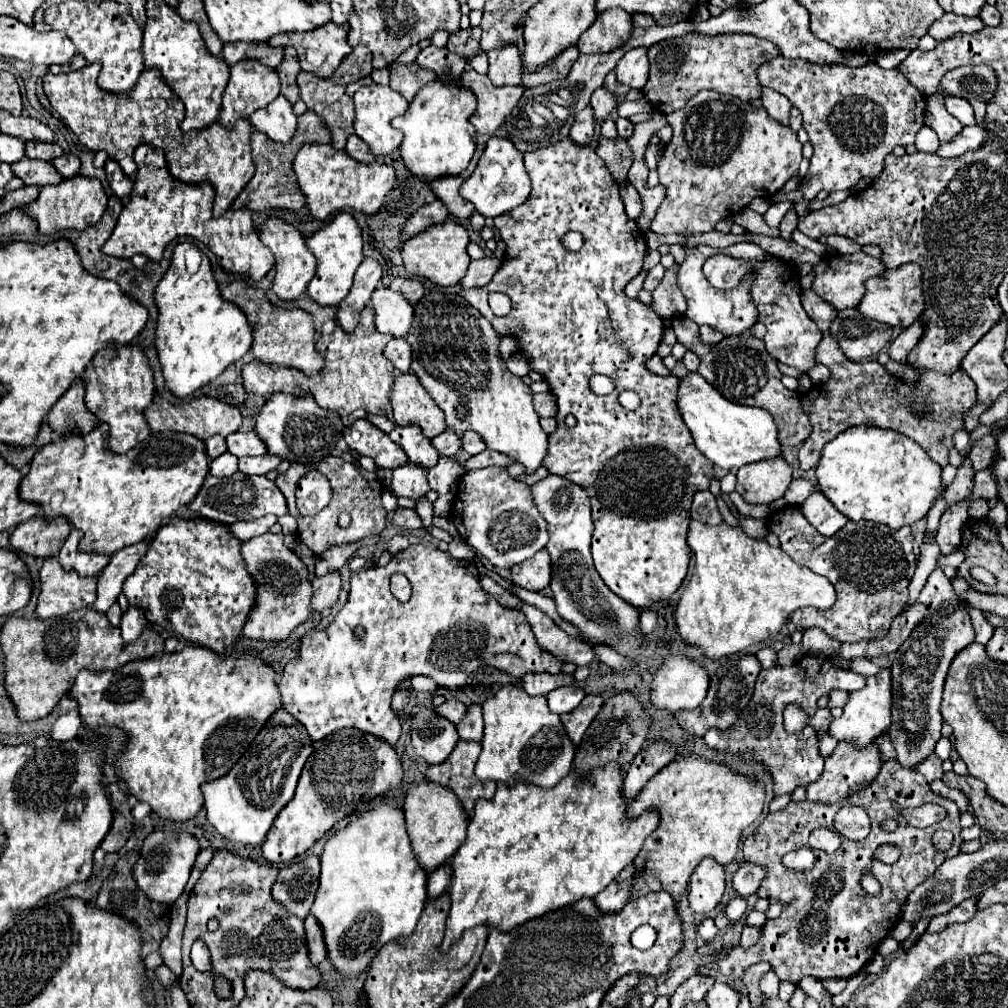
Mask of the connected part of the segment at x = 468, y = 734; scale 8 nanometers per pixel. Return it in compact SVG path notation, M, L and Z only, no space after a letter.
M471 705L465 713L465 719L457 725L459 737L467 741L481 741L483 737L483 717L481 717L481 705Z

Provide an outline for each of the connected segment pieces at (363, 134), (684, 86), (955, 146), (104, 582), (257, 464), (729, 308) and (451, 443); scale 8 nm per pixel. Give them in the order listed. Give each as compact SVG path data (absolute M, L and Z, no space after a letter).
M369 85L369 87L359 87L357 93L353 95L353 101L355 101L355 133L369 145L371 153L375 153L375 157L385 157L387 153L391 153L393 149L397 149L401 145L401 139L403 139L403 133L399 133L391 121L397 117L397 115L403 115L409 107L407 99L401 97L399 93L395 93L389 85Z
M683 35L677 39L665 39L649 47L649 81L643 87L643 95L651 101L655 111L663 115L681 109L691 95L701 89L715 89L725 95L739 97L743 101L751 101L761 97L761 85L757 81L757 67L775 57L777 47L771 41L763 41L761 37L751 35Z
M969 125L969 127L963 127L961 133L957 137L953 137L951 141L947 141L947 145L939 145L939 149L935 151L935 155L939 155L941 159L951 159L951 157L959 157L967 151L973 151L973 149L979 149L989 137L989 133L979 127L979 125Z
M153 537L141 541L139 545L129 545L127 549L121 549L119 553L113 553L111 555L109 565L99 575L97 599L93 603L93 609L105 613L117 601L117 595L121 593L123 581L135 571L135 567L143 559L143 555L147 553L147 547L149 547L151 539Z
M265 453L263 457L243 457L239 459L239 471L245 475L265 475L271 469L277 469L281 457Z
M735 243L727 249L715 249L715 247L707 247L707 245L699 245L699 247L683 247L687 257L685 261L681 263L679 267L679 273L677 273L677 285L681 289L681 293L685 295L687 299L687 317L691 321L695 321L697 325L711 325L715 329L719 329L723 335L739 335L747 329L751 329L751 325L757 321L757 307L751 299L751 281L755 279L755 273L747 273L741 283L733 289L715 289L707 283L701 267L705 263L707 257L711 255L717 255L717 253L723 253L723 255L731 255L731 257L741 257L741 259L757 259L757 261L763 261L765 257L765 251L755 245L755 243Z
M447 429L447 431L443 431L441 435L433 437L433 445L435 445L435 449L439 451L439 455L451 457L451 455L455 455L455 453L461 449L461 437L459 437L455 431Z

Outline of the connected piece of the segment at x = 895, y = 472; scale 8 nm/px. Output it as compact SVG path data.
M851 427L823 447L817 465L819 489L849 521L875 521L901 529L923 519L939 499L941 467L911 439L879 427Z

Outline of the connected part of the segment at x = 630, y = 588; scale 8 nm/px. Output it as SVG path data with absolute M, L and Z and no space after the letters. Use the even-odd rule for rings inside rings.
M565 137L563 141L555 143L555 145L547 145L543 149L537 149L537 151L531 151L531 153L525 153L525 169L531 177L531 183L533 183L533 189L531 189L531 195L529 199L519 205L517 209L513 211L507 211L499 217L495 217L495 229L499 231L501 239L507 243L507 251L505 251L505 257L503 257L503 265L501 269L493 275L493 279L485 285L485 287L473 287L473 289L467 289L467 291L461 291L461 295L475 307L479 309L489 321L491 325L495 327L495 331L505 337L505 335L513 335L517 341L519 341L519 347L521 351L525 351L529 357L531 357L531 365L537 373L543 373L545 375L545 381L551 385L551 391L557 395L557 431L549 435L549 449L547 449L547 455L543 459L543 465L553 473L553 475L559 475L559 477L565 477L577 485L581 485L585 489L585 493L589 495L591 499L591 509L593 509L593 521L595 521L595 531L593 531L593 541L591 541L591 553L593 553L593 563L595 563L595 569L599 573L599 577L603 579L603 583L615 593L619 595L623 601L627 601L629 605L633 607L651 607L659 601L667 601L681 585L681 581L685 579L687 575L687 567L689 567L689 557L691 557L691 549L687 545L687 529L689 529L689 507L691 507L691 497L695 491L701 491L701 489L709 489L709 481L713 479L713 465L711 461L707 461L707 457L703 457L703 453L699 453L699 449L695 449L695 445L691 445L691 433L687 433L687 427L683 425L679 413L677 413L677 407L675 407L675 397L677 397L677 385L679 385L679 379L677 377L659 377L659 375L653 375L647 371L645 367L645 361L655 355L659 343L661 343L661 337L663 337L663 319L659 315L655 315L647 305L643 305L639 299L627 299L623 295L623 287L641 271L643 267L643 259L645 259L645 253L647 253L647 241L645 241L645 233L639 231L637 223L631 221L627 215L625 215L625 207L623 207L623 201L619 197L619 185L615 183L615 179L611 177L609 169L605 167L603 159L597 157L595 149L593 147L579 147L575 145L569 137ZM567 231L579 231L583 233L585 237L585 245L581 251L577 253L571 253L571 251L565 251L563 245L561 245L561 237L567 233ZM491 291L501 291L505 295L511 297L511 313L505 315L505 317L497 317L491 313L489 305L487 305L487 295ZM595 373L601 373L601 375L607 375L615 381L615 391L605 395L605 397L599 397L595 395L591 389L589 389L589 375L595 375ZM625 389L631 389L631 391L637 391L639 397L641 397L641 405L637 411L629 411L625 407L619 405L617 397L621 391ZM567 415L573 415L577 419L575 427L567 427L565 425L565 417Z

